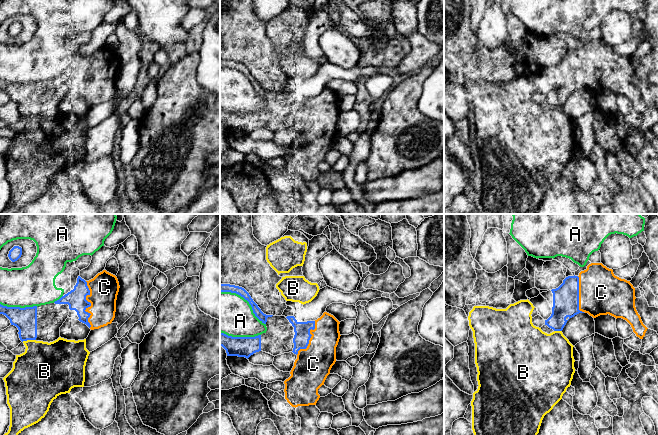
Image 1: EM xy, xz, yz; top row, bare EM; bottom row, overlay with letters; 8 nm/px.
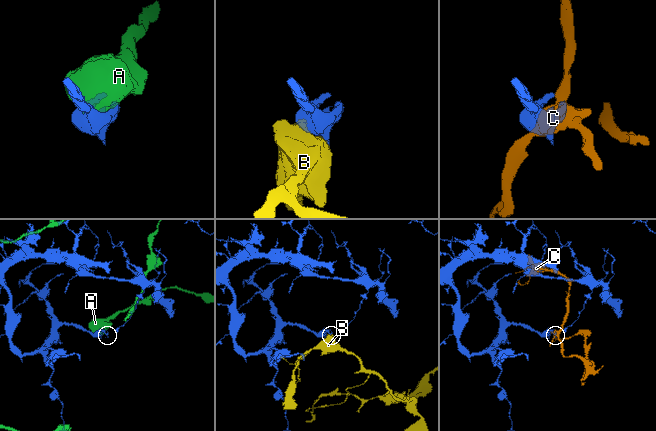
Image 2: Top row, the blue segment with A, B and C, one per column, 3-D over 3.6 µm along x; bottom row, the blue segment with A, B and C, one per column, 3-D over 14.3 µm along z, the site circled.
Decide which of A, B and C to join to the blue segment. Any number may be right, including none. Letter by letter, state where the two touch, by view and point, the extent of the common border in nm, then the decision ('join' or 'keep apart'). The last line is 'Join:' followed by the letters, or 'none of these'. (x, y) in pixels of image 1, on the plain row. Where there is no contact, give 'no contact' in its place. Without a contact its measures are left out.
A: xz (246, 75) | 460 nm | keep apart
B: xy (28, 115) | 110 nm | keep apart
C: xy (90, 81) | 380 nm | join
Join: C

